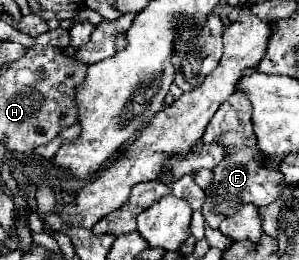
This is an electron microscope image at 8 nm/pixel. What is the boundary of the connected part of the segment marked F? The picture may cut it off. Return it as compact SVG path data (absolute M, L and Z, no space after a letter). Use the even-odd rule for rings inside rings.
M236 91L214 113L214 117L208 123L206 133L202 137L204 147L218 141L218 145L222 145L226 149L224 159L214 167L214 179L206 187L206 201L204 201L204 207L202 207L202 215L206 219L206 225L210 225L212 229L218 229L220 223L226 217L238 213L238 209L242 205L246 205L246 203L254 203L258 207L270 205L270 201L274 201L278 197L278 193L282 191L280 171L258 163L260 151L256 149L254 143L252 145L248 143L248 141L252 141L250 137L254 137L252 123L250 123L250 101L246 97L242 97L242 93ZM258 193L260 193L260 199L256 199Z

